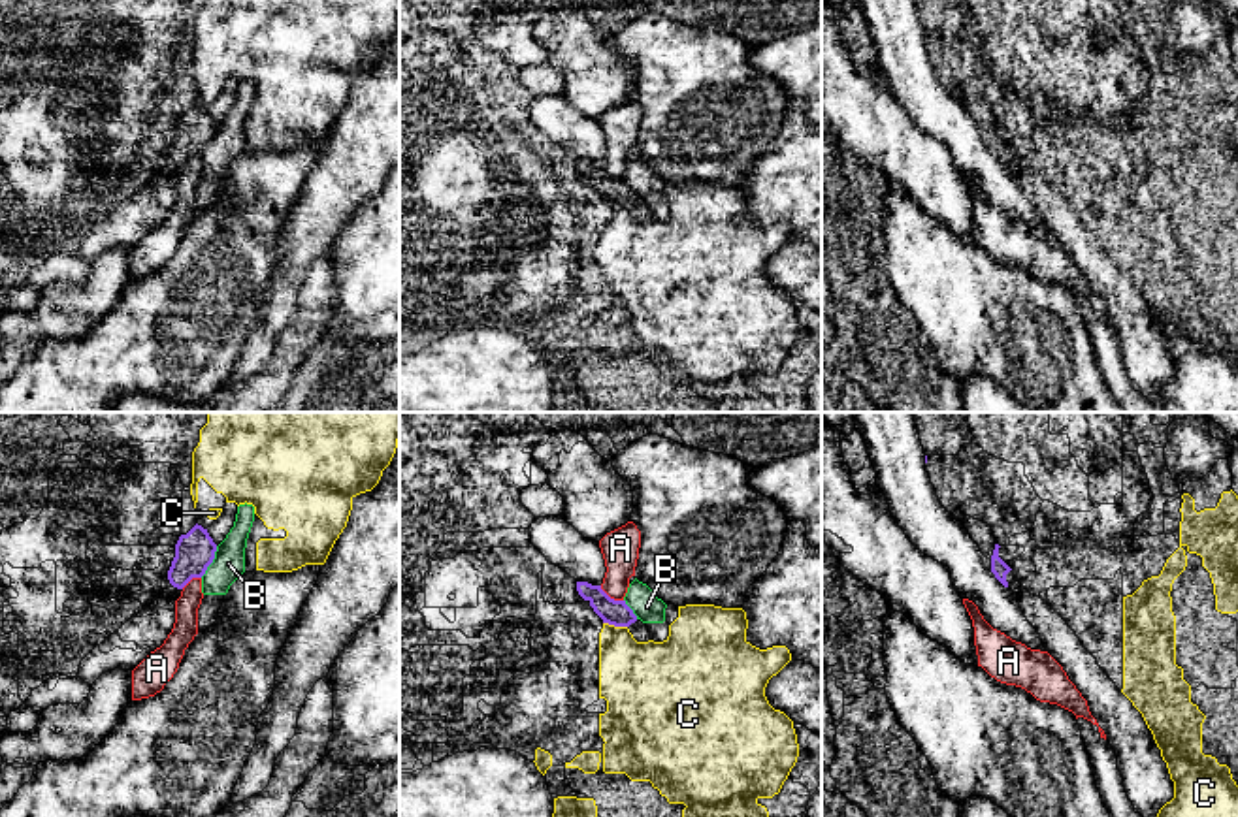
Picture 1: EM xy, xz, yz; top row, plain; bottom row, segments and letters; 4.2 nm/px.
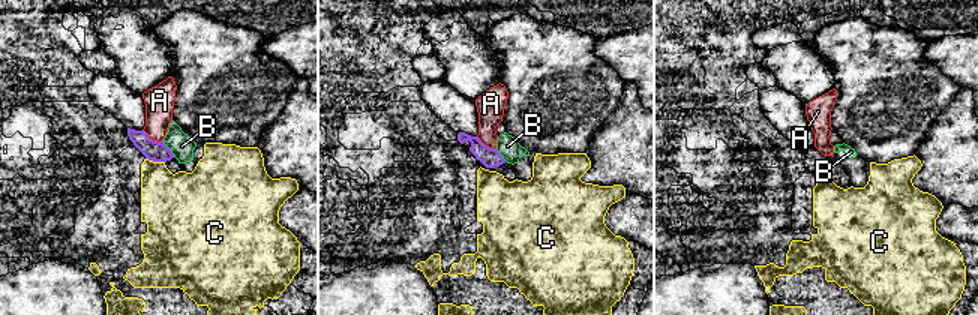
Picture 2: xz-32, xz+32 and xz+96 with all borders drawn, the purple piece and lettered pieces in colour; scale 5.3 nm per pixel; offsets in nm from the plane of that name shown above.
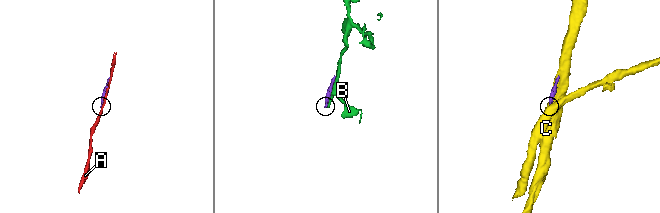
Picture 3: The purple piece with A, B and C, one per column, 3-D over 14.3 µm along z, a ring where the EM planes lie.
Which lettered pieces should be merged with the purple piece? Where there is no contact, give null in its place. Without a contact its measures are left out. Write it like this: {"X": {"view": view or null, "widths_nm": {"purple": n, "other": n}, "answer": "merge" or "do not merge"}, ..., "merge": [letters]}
{"A": {"view": "xz", "widths_nm": {"purple": 110, "other": 160}, "answer": "do not merge"}, "B": {"view": "xy", "widths_nm": {"purple": 170, "other": 140}, "answer": "do not merge"}, "C": {"view": "xz", "widths_nm": {"purple": 110, "other": 320}, "answer": "do not merge"}, "merge": []}

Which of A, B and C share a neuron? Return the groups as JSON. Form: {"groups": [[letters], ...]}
{"groups": [["A"], ["B"], ["C"]]}

